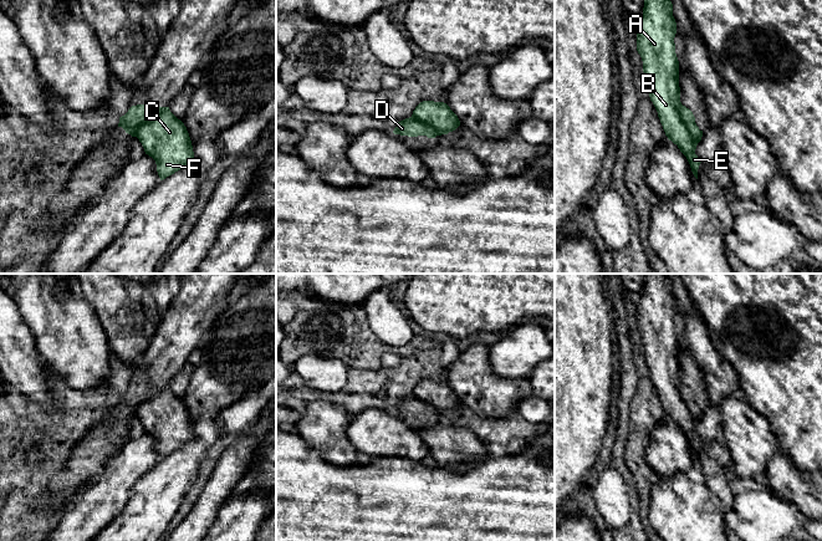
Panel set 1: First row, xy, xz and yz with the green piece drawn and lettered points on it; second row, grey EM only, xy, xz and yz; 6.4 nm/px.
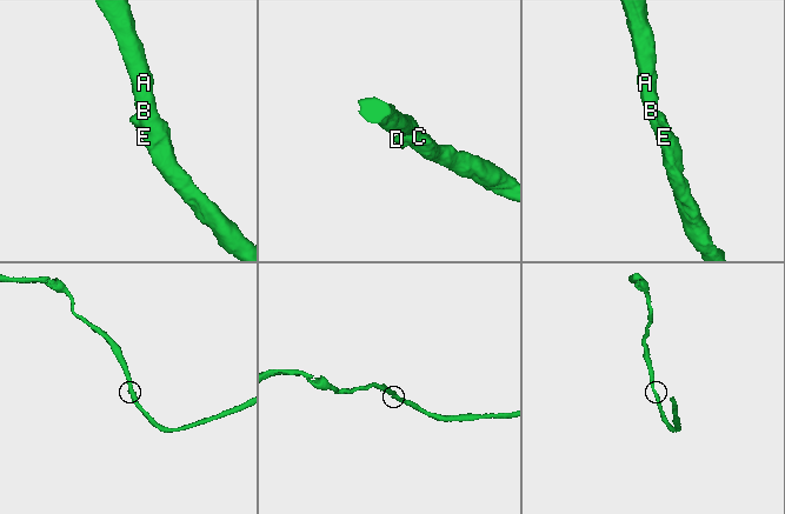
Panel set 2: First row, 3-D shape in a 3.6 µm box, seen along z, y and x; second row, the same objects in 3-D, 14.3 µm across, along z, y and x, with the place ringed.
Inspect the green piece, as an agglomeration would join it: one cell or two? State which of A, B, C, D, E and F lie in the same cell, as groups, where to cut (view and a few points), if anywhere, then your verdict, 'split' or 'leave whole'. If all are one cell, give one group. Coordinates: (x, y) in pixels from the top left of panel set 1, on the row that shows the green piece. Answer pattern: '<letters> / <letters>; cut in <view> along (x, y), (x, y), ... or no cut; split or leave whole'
A B C E F / D; cut in xy along (166, 107), (156, 111), (138, 128), (134, 136); split

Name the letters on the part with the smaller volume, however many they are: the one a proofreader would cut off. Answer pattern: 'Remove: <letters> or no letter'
Remove: D

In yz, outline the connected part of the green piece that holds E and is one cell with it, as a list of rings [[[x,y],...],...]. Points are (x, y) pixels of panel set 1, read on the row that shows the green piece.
[[[644,0],[637,31],[637,51],[643,61],[648,87],[665,136],[686,157],[698,179],[700,159],[695,154],[698,142],[680,117],[679,61],[674,37],[677,22],[670,0]]]

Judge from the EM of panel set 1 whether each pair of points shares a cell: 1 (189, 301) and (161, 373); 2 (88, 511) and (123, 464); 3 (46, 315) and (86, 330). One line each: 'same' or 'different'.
1: same
2: same
3: same

